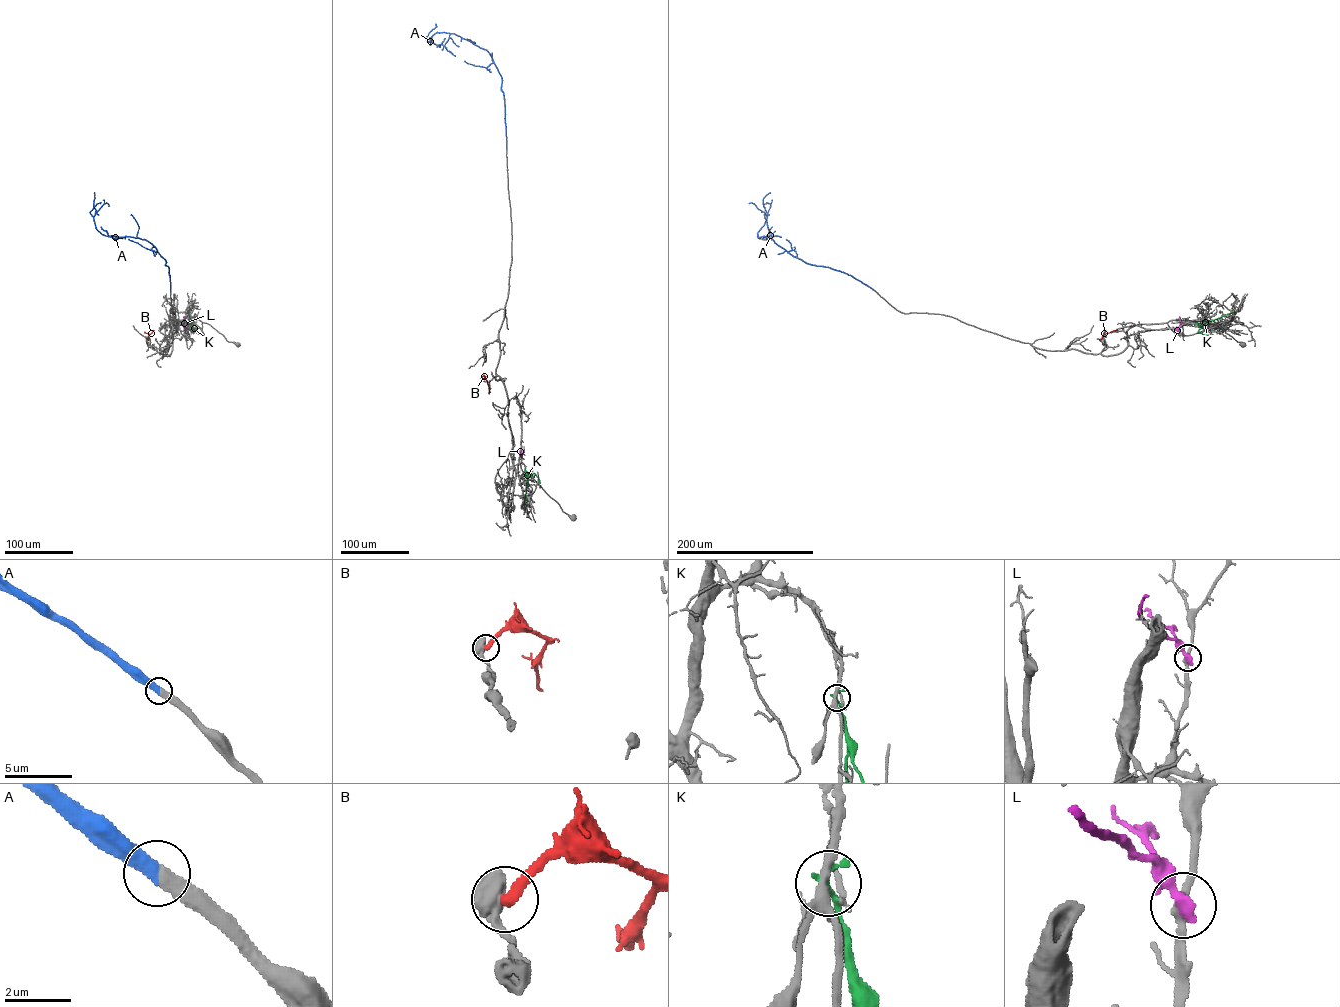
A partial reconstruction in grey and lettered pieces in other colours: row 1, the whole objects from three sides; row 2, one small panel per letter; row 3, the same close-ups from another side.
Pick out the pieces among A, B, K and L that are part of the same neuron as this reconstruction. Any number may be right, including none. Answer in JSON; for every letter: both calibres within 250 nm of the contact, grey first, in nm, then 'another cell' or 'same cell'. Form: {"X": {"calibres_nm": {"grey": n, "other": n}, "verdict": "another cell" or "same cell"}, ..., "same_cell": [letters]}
{"A": {"calibres_nm": {"grey": 480, "other": 460}, "verdict": "same cell"}, "B": {"calibres_nm": {"grey": 800, "other": 340}, "verdict": "another cell"}, "K": {"calibres_nm": {"grey": 240, "other": 260}, "verdict": "another cell"}, "L": {"calibres_nm": {"grey": 280, "other": 360}, "verdict": "another cell"}, "same_cell": ["A"]}

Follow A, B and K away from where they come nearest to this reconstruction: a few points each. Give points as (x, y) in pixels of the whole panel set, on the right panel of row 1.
A: (874, 290), (846, 273), (807, 263), (770, 238), (758, 237), (757, 232), (767, 215), (763, 199), (770, 192)
B: (1102, 338), (1103, 334), (1117, 330)
K: (1194, 323), (1233, 312)

